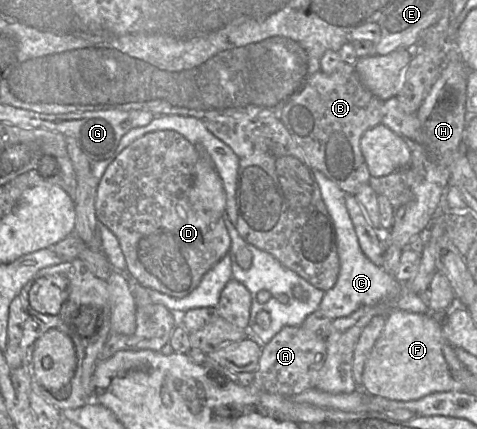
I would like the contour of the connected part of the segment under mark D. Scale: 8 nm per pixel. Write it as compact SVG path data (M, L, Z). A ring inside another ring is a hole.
M173 131L150 132L117 154L100 178L95 199L96 216L117 237L127 272L146 288L172 297L186 297L203 276L231 250L223 215L194 207L189 200L195 164L201 150Z

